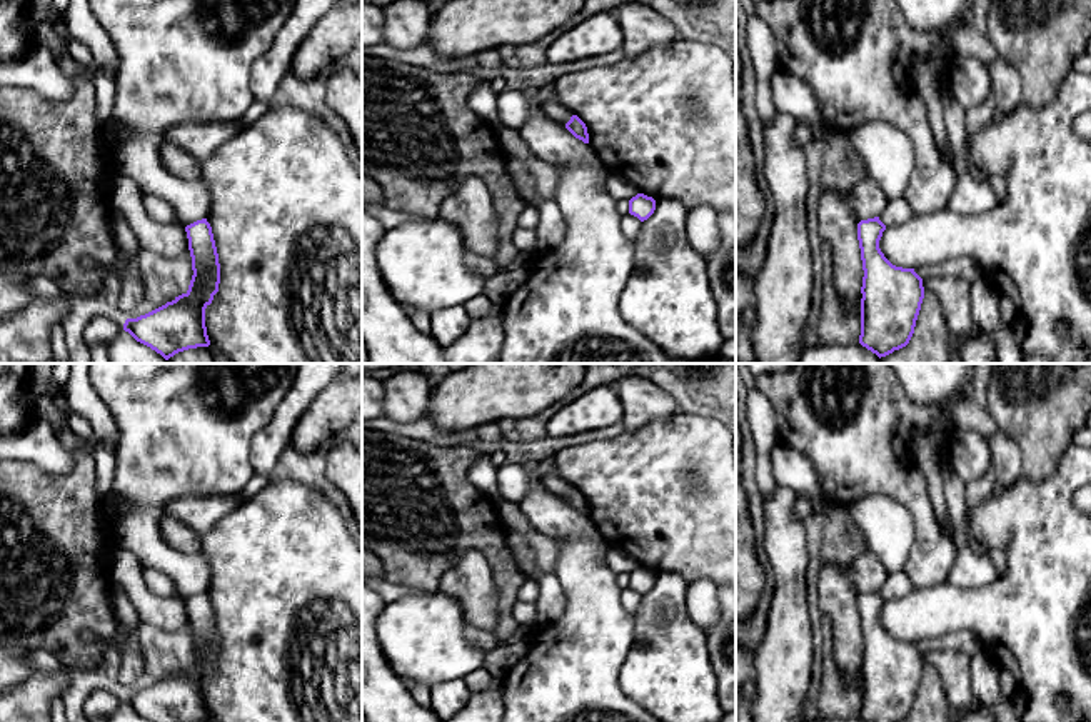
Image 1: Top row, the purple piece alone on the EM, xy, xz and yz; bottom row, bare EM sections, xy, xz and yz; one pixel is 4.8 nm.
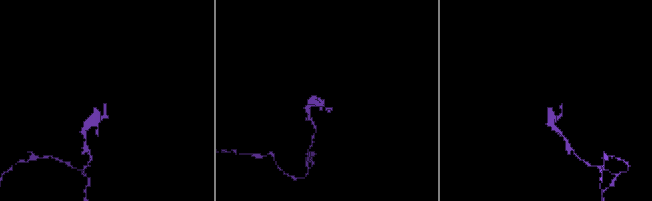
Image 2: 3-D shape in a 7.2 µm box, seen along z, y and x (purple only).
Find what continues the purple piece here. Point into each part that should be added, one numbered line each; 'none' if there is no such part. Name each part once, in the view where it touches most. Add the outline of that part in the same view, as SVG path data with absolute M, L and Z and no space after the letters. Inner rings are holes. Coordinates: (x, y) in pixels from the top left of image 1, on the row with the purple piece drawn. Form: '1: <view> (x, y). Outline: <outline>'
none

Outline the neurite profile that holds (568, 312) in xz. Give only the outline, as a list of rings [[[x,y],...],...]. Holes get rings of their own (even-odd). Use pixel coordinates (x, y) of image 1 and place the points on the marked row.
[[[596,155],[584,162],[561,163],[556,202],[566,218],[566,235],[557,247],[539,252],[530,278],[502,298],[500,364],[736,364],[736,360],[721,355],[696,360],[669,357],[624,320],[619,300],[634,270],[634,240],[622,232],[617,200],[606,187],[609,177],[611,173]]]

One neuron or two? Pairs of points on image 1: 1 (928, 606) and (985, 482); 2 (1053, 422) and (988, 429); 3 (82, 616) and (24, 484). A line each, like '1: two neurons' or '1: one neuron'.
1: two neurons
2: two neurons
3: one neuron

